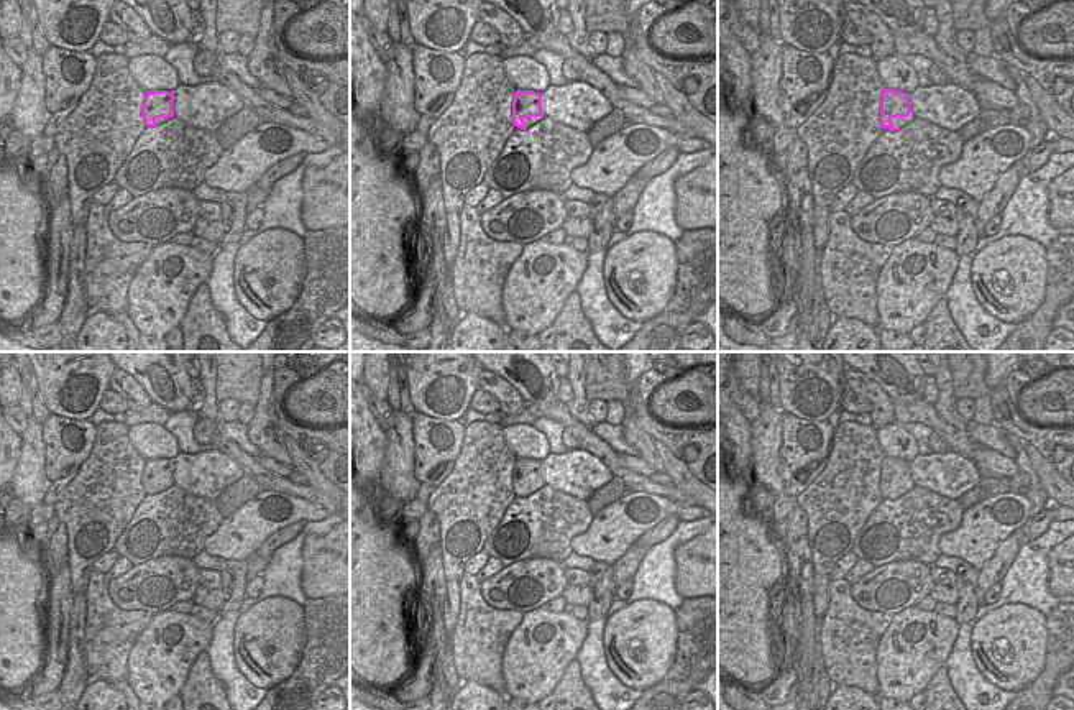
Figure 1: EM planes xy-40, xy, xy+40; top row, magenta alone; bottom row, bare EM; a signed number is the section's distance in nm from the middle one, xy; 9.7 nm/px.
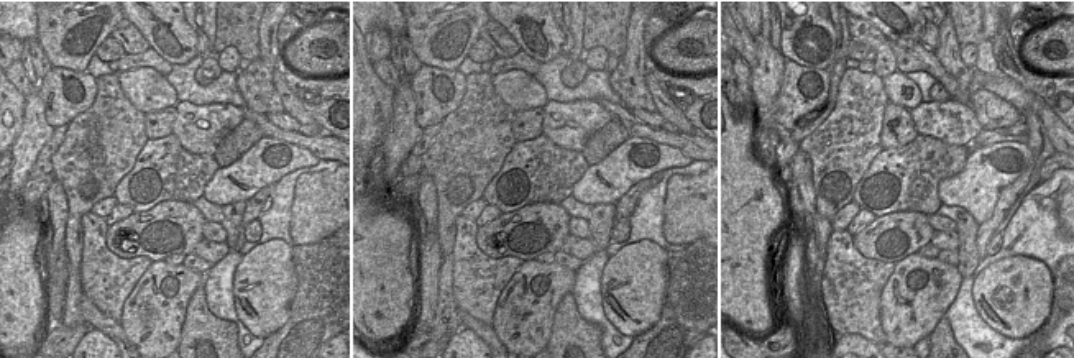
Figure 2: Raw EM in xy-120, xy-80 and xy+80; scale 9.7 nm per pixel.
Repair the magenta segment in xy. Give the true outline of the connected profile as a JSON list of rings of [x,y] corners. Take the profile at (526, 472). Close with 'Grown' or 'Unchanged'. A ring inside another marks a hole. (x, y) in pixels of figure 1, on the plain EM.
[[[516,459],[512,468],[512,491],[516,498],[527,498],[544,486],[542,462],[534,459]]]. Grown

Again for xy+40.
[[[884,457],[880,468],[882,500],[898,500],[915,486],[908,462],[893,457]]]. Grown

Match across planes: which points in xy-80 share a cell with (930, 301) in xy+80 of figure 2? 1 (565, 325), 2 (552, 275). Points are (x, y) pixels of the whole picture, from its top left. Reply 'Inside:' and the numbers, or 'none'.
Inside: 2

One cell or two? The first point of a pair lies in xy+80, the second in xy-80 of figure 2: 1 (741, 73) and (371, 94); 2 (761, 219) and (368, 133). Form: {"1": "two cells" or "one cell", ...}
{"1": "one cell", "2": "two cells"}

